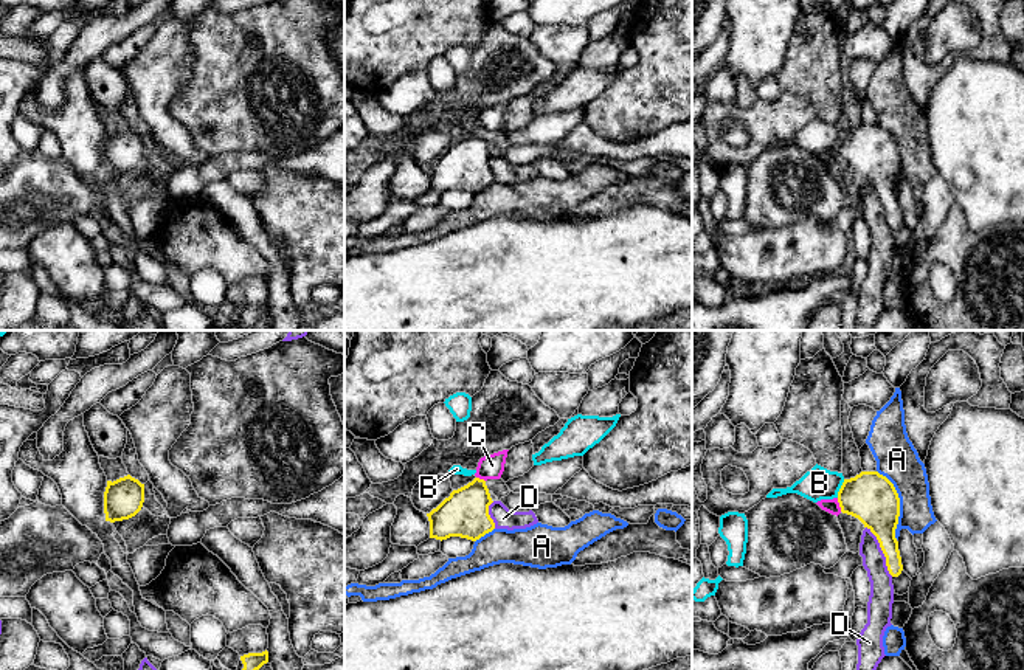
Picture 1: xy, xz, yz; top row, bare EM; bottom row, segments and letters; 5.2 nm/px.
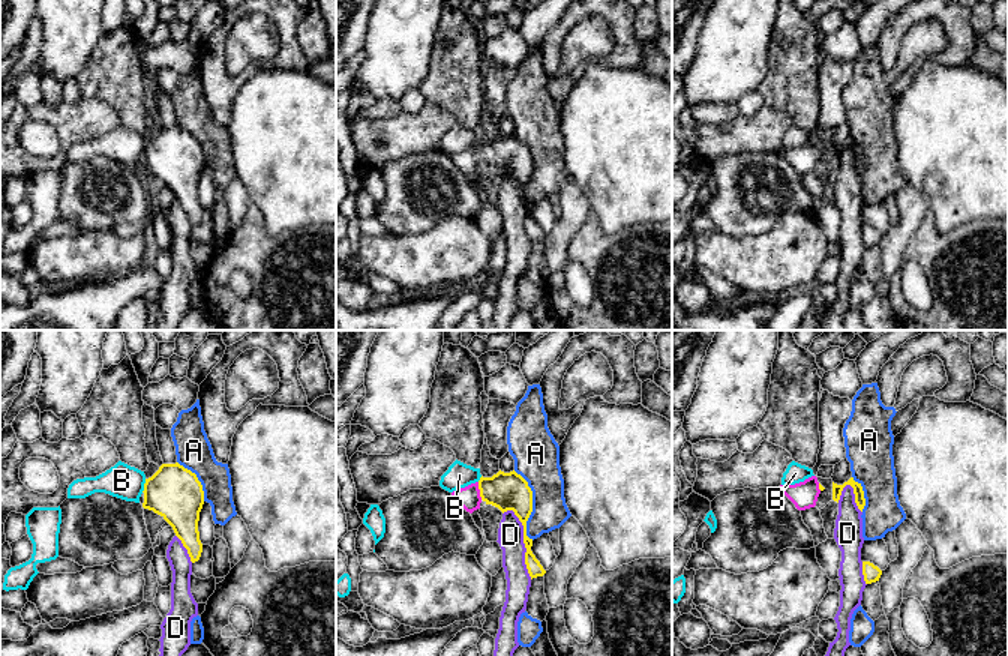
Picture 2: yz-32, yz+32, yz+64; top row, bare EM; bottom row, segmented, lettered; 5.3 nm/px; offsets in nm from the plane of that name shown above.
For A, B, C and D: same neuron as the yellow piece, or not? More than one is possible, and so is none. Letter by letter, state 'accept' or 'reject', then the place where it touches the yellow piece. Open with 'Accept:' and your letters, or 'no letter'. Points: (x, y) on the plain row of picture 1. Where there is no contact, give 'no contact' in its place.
Accept: C
A: reject | yz (899, 157)
B: reject | yz (840, 141)
C: accept | yz (840, 157)
D: reject | yz (882, 202)

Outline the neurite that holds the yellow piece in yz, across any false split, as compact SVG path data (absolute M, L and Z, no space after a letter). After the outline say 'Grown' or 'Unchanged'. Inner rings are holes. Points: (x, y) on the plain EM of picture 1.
M861 124L844 132L838 149L816 155L822 163L858 171L878 192L892 230L903 223L895 181L900 169L900 150L894 136L878 124Z. Grown

